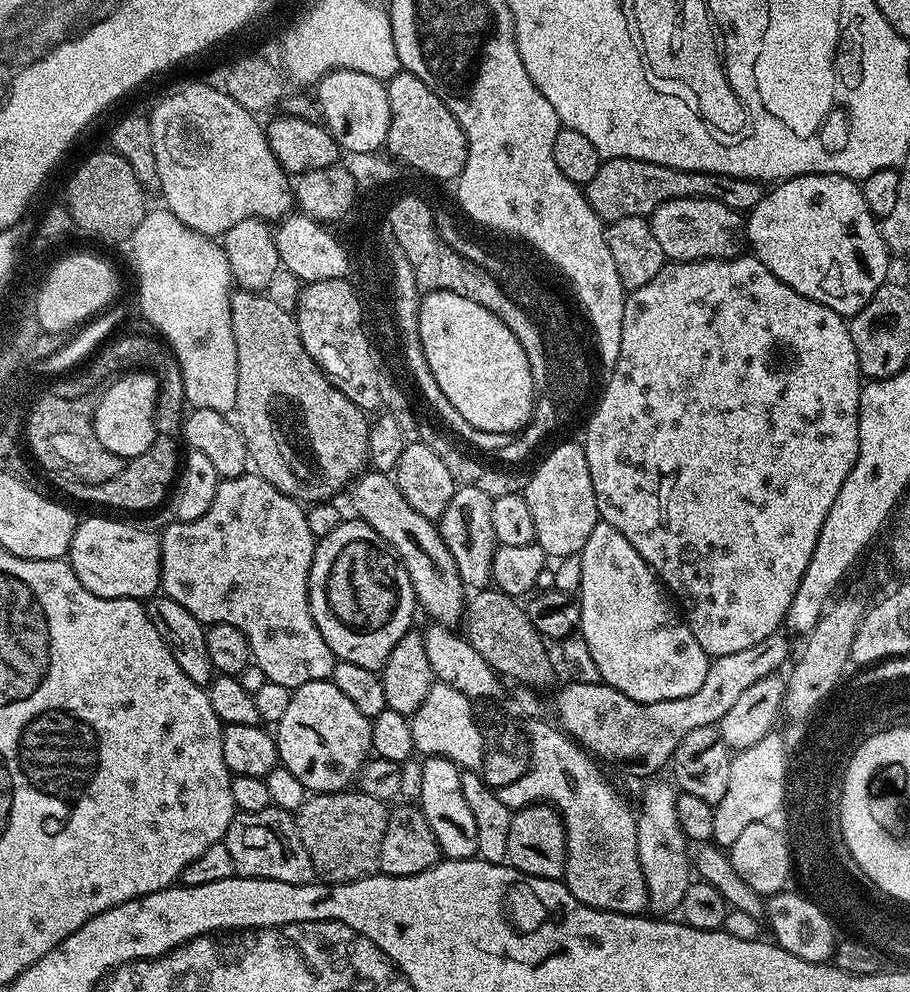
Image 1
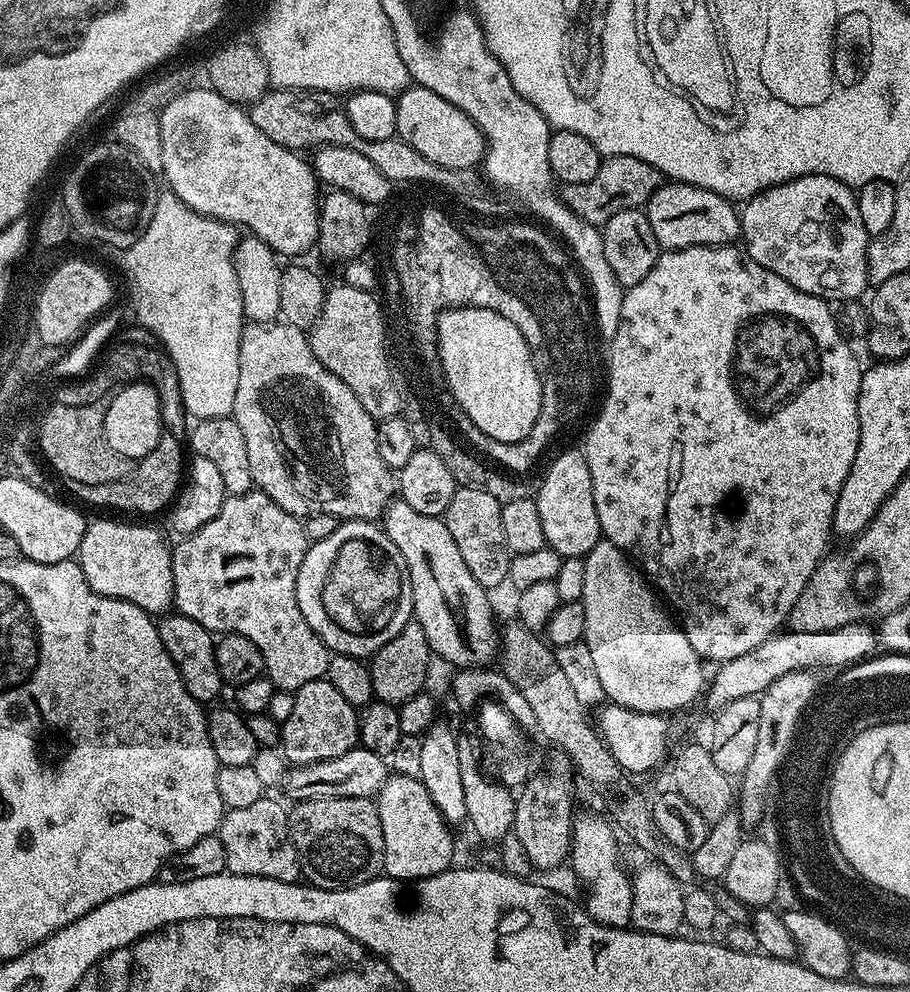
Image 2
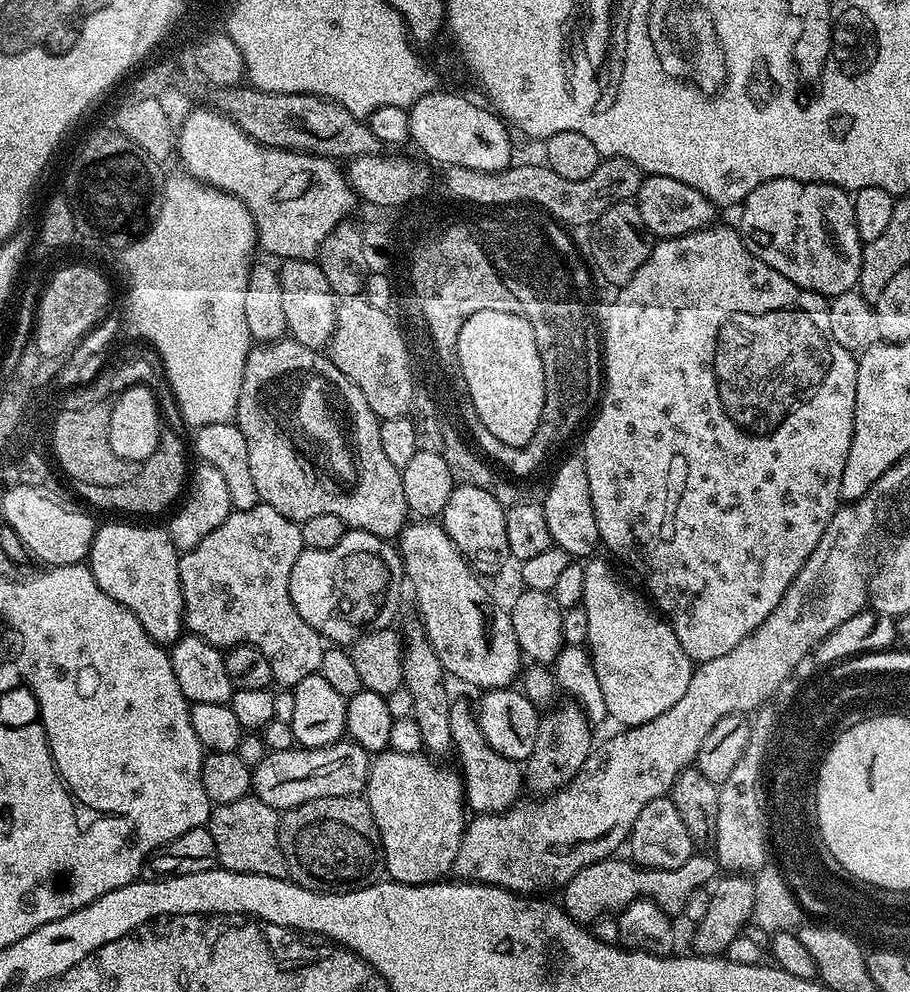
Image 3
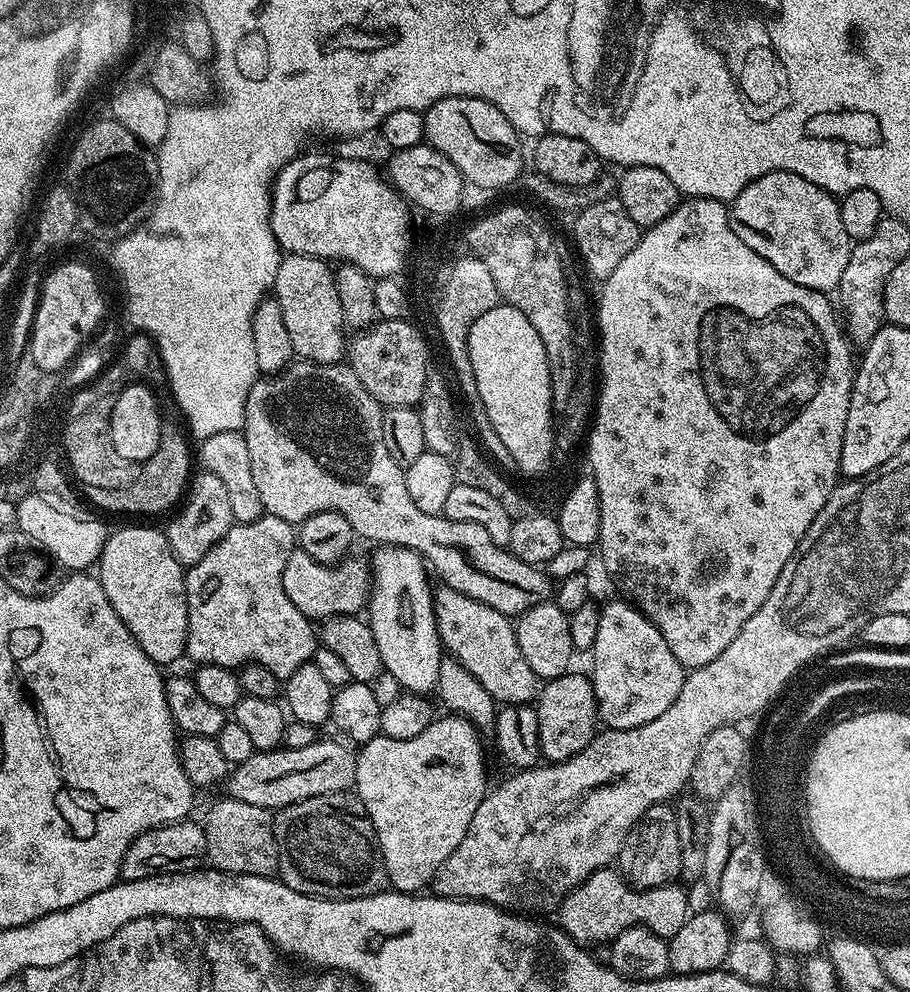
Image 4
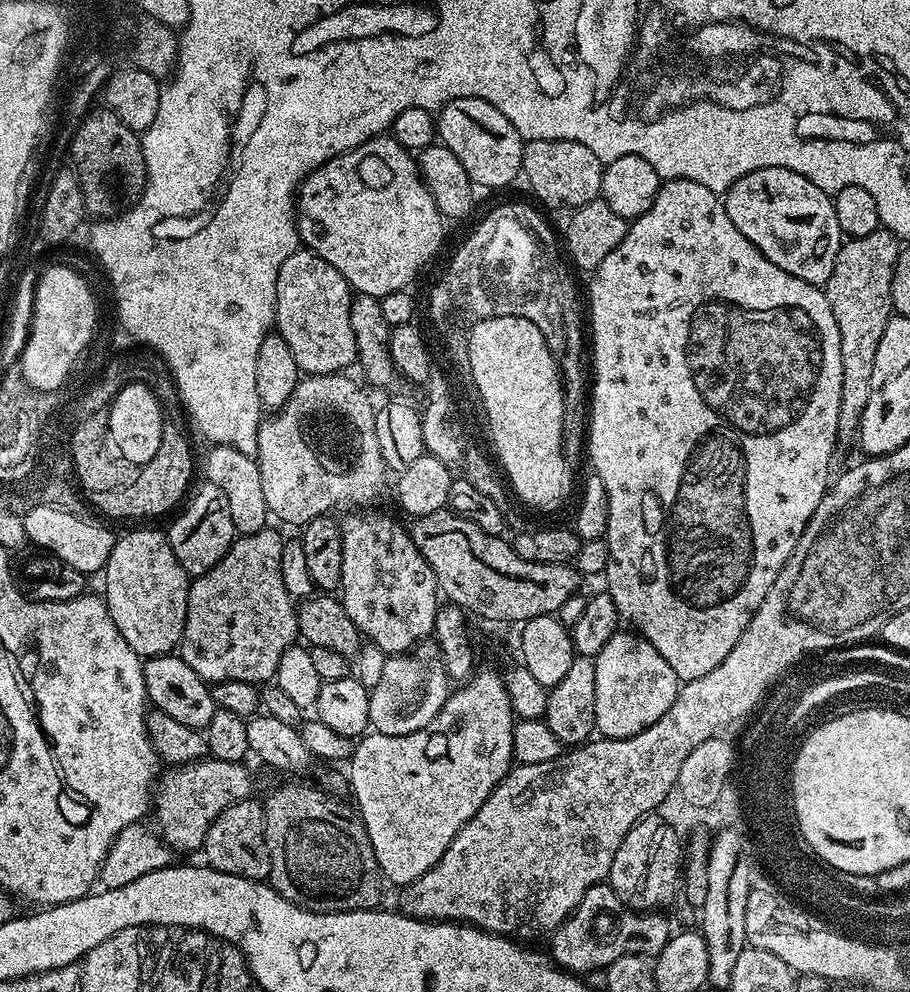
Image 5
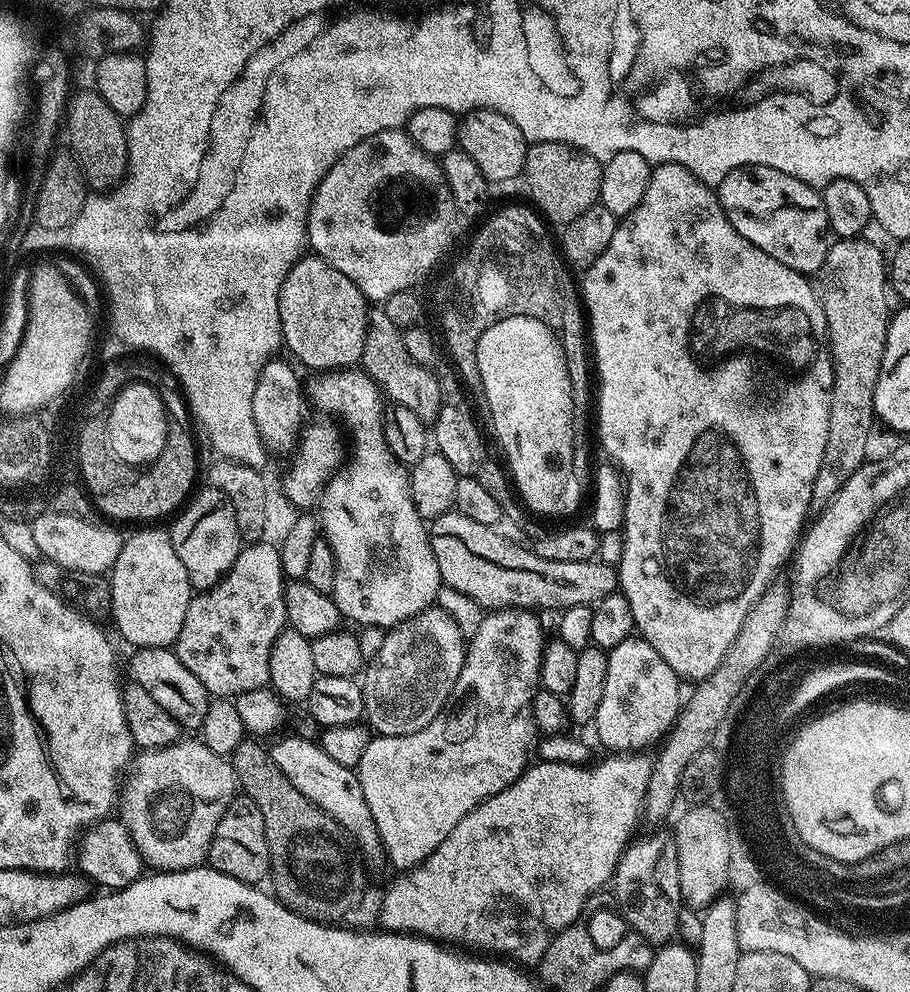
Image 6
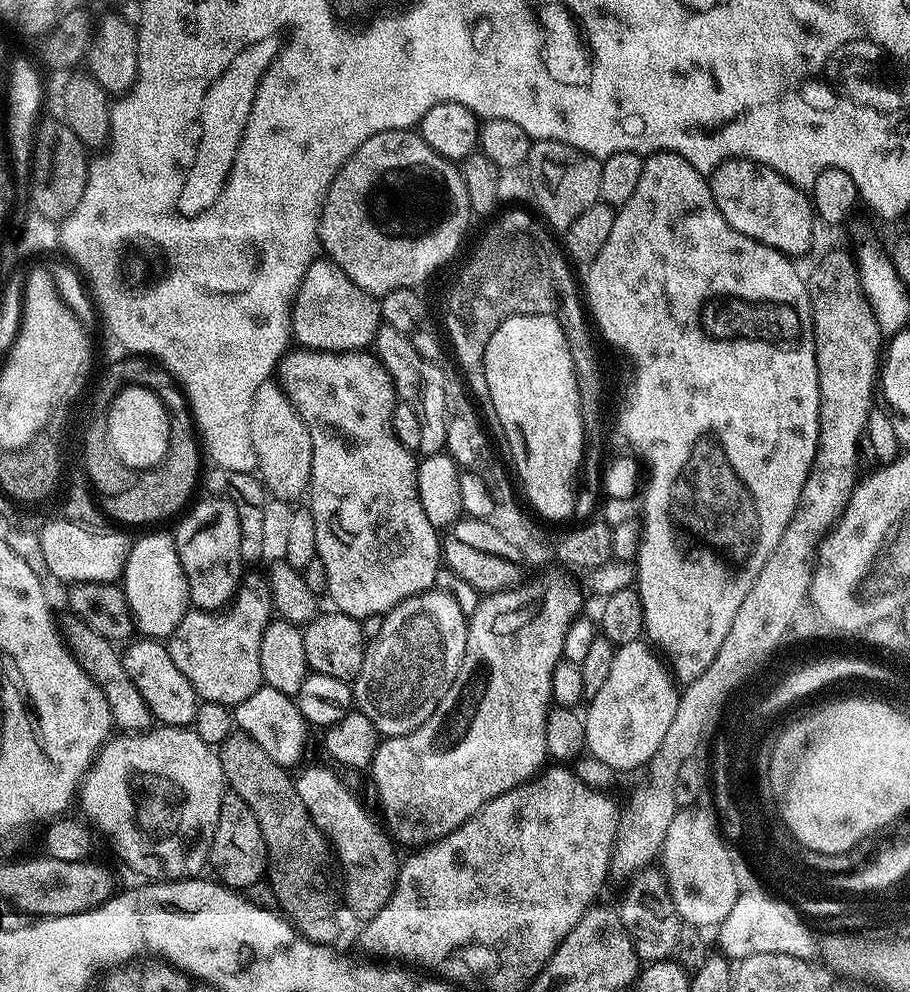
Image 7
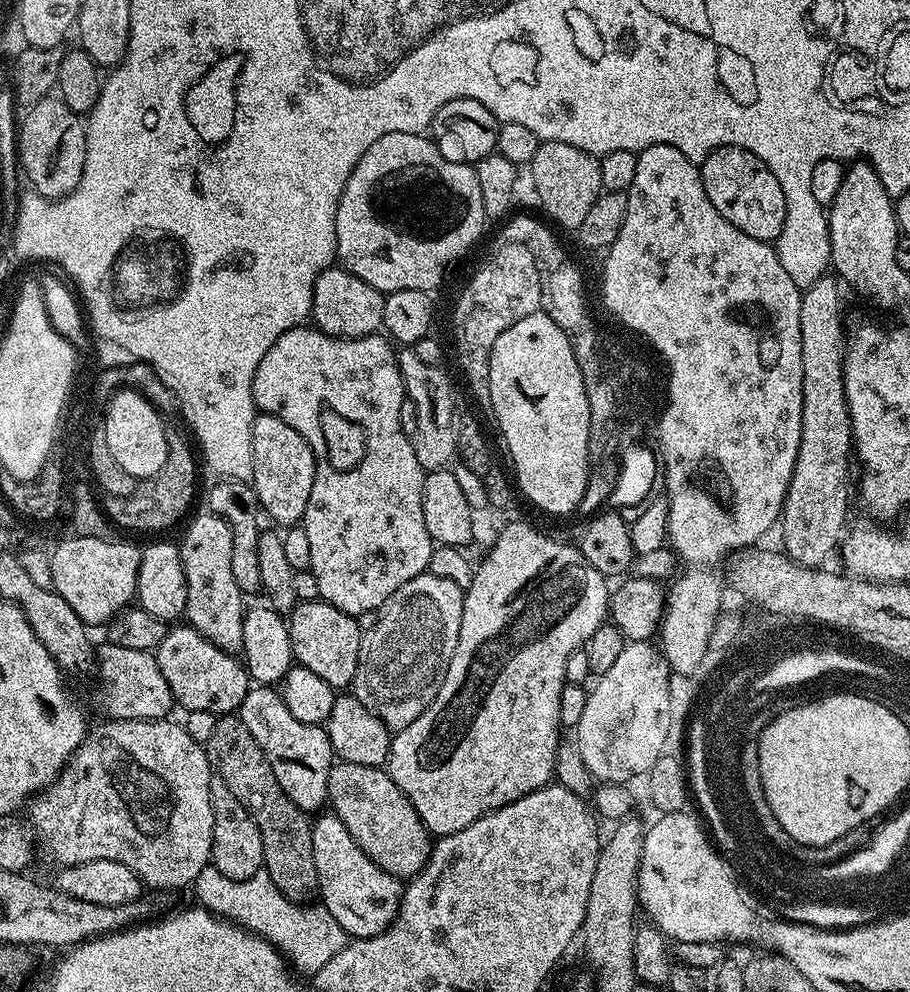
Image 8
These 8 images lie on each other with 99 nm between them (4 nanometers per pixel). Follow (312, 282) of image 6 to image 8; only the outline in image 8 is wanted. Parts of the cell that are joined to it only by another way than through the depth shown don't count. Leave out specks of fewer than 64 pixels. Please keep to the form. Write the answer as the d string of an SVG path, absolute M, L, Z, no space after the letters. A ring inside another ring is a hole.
M333 266L322 273L312 292L310 320L321 332L341 336L343 340L374 336L384 327L384 298L385 293L370 286L370 282L362 282L343 266Z

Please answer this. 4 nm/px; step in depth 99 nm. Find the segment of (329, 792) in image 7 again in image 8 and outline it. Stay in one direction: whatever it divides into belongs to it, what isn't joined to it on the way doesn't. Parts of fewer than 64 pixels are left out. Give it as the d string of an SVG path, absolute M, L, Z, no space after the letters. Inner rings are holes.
M335 814L324 815L317 815L311 821L312 841L314 842L314 866L316 867L319 899L349 937L365 940L371 936L382 934L387 928L391 928L392 919L395 918L396 912L400 909L401 881L390 875L386 870L379 868L363 852L362 848L358 846L358 842L351 837L346 826Z

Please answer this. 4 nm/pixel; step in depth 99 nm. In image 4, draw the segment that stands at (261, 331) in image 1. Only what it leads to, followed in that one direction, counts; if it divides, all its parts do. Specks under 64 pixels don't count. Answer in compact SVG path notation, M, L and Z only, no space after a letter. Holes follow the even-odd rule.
M293 362L283 372L268 374L263 378L257 379L256 385L253 386L246 398L246 414L244 415L242 431L246 438L246 447L250 449L250 467L252 467L254 473L254 483L256 483L258 495L262 498L262 506L265 513L274 518L282 518L287 524L293 526L299 526L303 520L310 518L310 514L318 514L319 512L337 512L342 514L342 518L346 518L346 522L350 522L353 533L359 539L361 536L364 540L373 540L373 545L376 546L408 548L411 552L417 552L417 554L424 557L427 567L435 575L436 572L440 575L439 583L443 587L458 590L458 594L466 594L466 598L474 598L509 618L520 617L524 612L530 610L531 607L547 601L550 596L550 577L543 567L522 562L522 558L514 558L512 552L509 552L507 548L499 548L490 538L490 534L486 534L486 530L482 530L482 526L478 526L474 522L454 522L453 520L448 520L442 514L438 516L426 514L422 510L418 510L418 506L414 506L409 492L406 491L404 469L400 467L398 462L394 462L394 458L390 458L390 450L386 450L386 442L382 442L383 417L384 408L382 405L368 393L366 386L362 386L362 382L358 382L358 378L352 372L351 367L344 362L339 364Z

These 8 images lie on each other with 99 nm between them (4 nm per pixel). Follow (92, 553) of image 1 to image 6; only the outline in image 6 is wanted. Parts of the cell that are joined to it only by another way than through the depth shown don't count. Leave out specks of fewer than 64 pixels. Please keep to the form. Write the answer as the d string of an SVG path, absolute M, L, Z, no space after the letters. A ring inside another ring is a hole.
M144 526L141 532L136 532L125 539L122 550L110 570L112 585L112 615L116 620L116 628L120 636L133 649L142 648L172 648L178 634L182 630L182 621L186 619L186 610L190 606L194 589L186 574L186 566L174 554L174 542L167 531L160 526Z

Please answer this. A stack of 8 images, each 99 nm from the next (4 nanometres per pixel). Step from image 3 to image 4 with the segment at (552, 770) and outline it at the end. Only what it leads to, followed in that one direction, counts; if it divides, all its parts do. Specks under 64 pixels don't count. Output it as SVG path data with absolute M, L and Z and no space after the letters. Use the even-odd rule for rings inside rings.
M569 670L547 681L539 689L534 701L538 718L538 738L540 754L545 761L560 764L563 760L574 758L582 750L586 750L589 742L596 737L598 731L598 713L596 711L596 695L591 679L575 670Z

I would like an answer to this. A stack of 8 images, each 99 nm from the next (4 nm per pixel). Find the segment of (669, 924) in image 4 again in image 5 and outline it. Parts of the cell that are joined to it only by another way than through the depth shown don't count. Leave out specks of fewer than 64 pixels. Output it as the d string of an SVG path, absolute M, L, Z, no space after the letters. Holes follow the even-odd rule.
M608 883L595 884L590 886L590 890L586 890L586 894L582 898L580 905L572 911L568 919L562 921L551 933L552 948L550 947L550 955L565 972L573 974L585 974L584 972L592 972L603 970L612 964L620 956L629 954L643 954L645 957L654 958L662 950L662 946L666 946L666 942L674 935L674 928L668 925L668 920L659 911L653 910L643 914L637 914L631 910L625 911L624 917L620 920L620 925L616 928L616 936L612 936L609 940L596 940L596 936L592 933L592 923L596 920L599 912L608 912L611 908L619 909L621 902L614 894L614 890Z

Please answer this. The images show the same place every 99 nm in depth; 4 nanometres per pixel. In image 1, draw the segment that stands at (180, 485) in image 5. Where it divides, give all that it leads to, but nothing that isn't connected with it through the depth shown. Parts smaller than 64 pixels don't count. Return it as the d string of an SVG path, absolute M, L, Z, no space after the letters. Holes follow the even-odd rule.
M157 435L156 441L142 454L131 457L123 470L104 484L90 485L78 481L66 488L67 495L76 500L89 500L92 504L105 504L108 508L121 508L124 512L148 512L169 499L182 464L181 453L176 453L177 441L171 436Z

